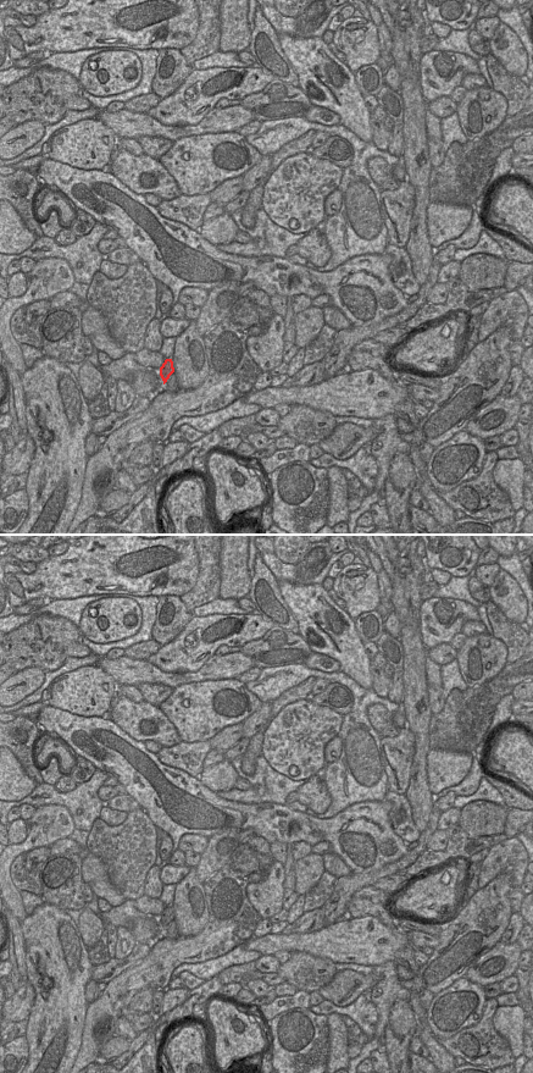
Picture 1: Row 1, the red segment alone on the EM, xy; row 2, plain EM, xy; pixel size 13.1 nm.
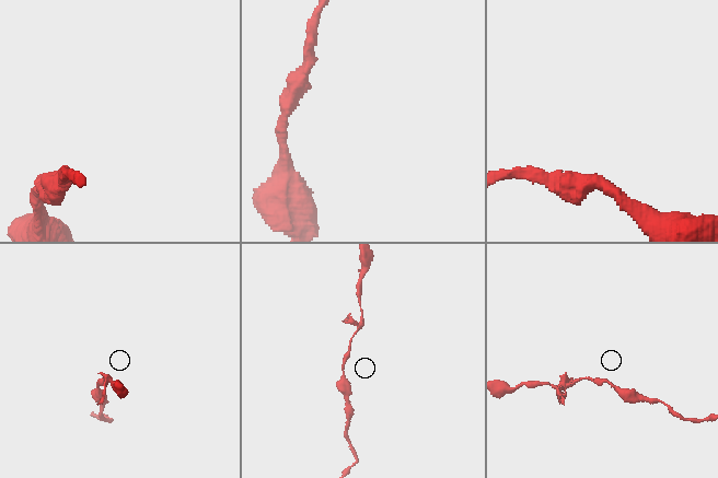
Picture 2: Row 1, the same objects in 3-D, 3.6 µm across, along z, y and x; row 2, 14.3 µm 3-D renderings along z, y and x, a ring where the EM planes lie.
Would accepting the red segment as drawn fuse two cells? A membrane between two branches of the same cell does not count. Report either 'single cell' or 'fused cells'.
single cell

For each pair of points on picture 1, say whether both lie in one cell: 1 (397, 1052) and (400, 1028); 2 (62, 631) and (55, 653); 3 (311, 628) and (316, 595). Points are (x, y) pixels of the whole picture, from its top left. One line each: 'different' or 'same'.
1: same
2: same
3: same

